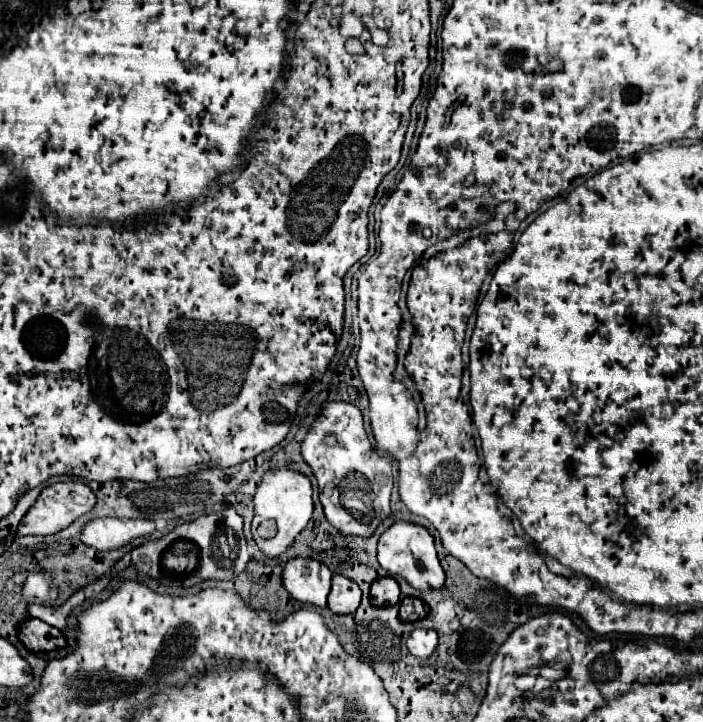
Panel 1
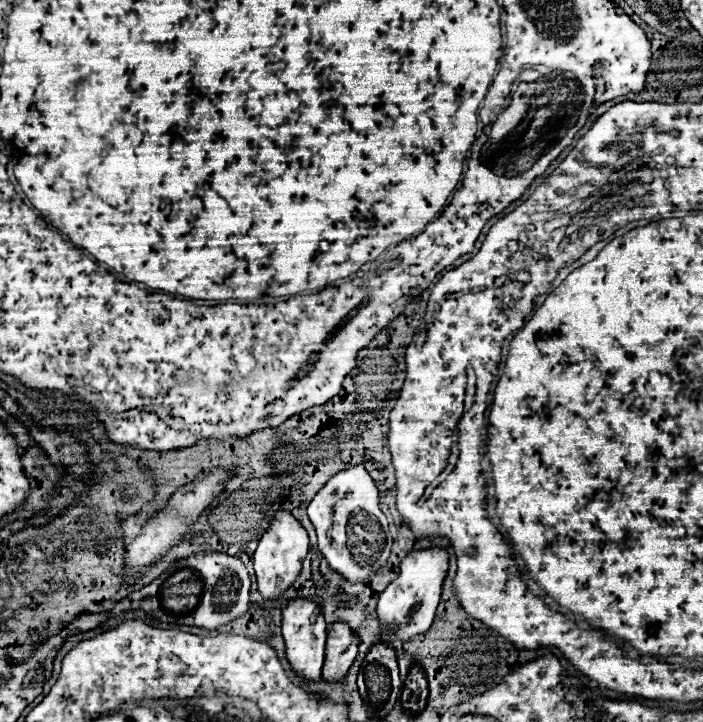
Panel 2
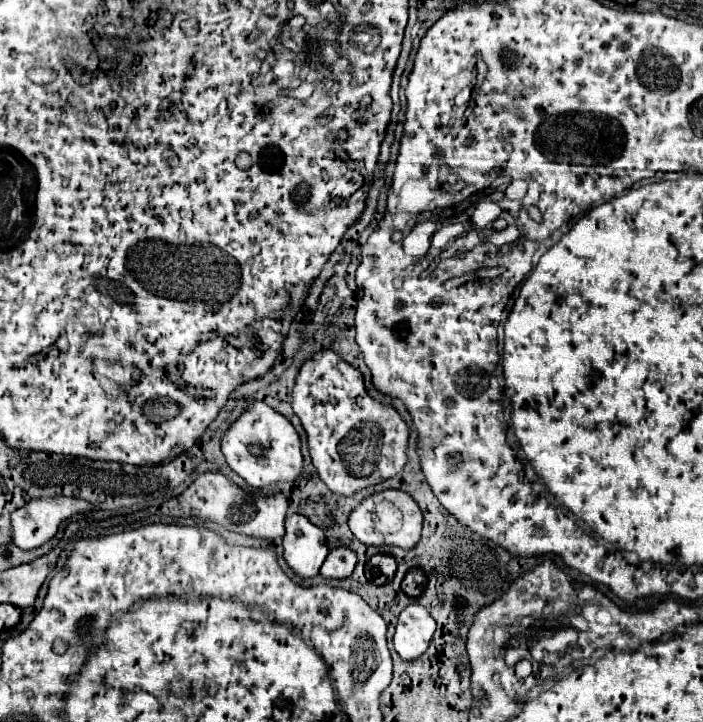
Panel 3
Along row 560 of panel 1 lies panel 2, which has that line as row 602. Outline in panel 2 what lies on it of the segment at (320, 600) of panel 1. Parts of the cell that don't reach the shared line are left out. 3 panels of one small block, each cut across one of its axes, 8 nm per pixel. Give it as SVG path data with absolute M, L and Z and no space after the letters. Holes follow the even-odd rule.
M304 596L290 600L282 614L282 634L286 642L286 658L292 664L292 668L308 680L318 680L322 674L326 644L326 620L322 616L322 608L318 606L318 602L308 600Z

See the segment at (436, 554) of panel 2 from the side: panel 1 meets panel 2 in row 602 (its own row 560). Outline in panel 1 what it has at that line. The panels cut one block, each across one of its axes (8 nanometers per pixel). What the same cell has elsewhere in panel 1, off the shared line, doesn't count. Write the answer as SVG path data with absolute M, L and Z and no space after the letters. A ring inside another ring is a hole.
M394 522L390 528L386 528L378 540L378 562L384 570L388 570L394 576L402 576L408 580L408 584L416 590L440 590L444 586L444 570L438 562L434 538L432 534L414 522Z

